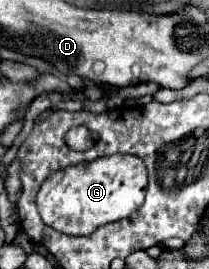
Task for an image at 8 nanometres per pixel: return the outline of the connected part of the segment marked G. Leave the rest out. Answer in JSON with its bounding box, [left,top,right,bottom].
[38,156,146,236]

